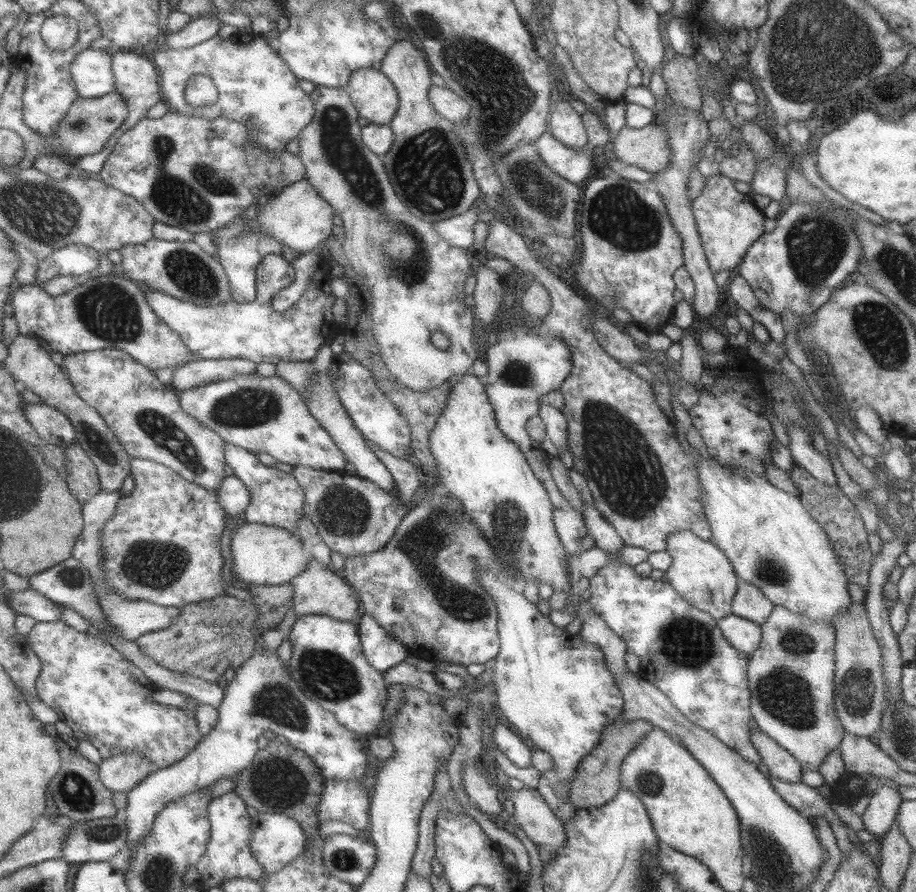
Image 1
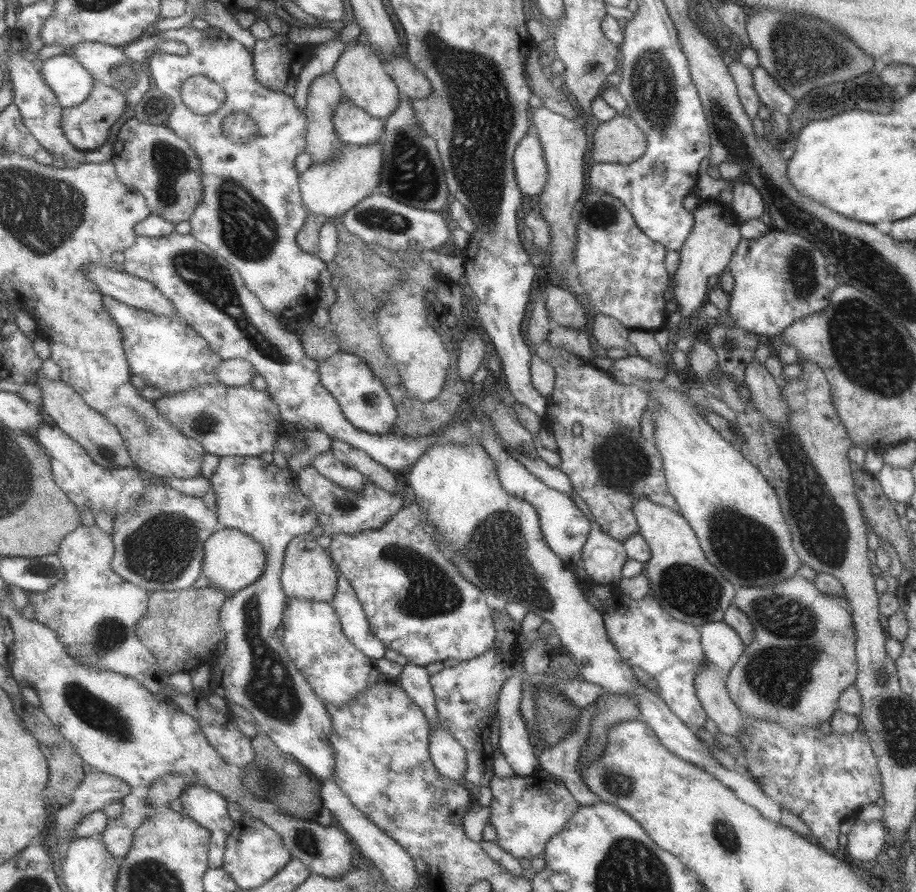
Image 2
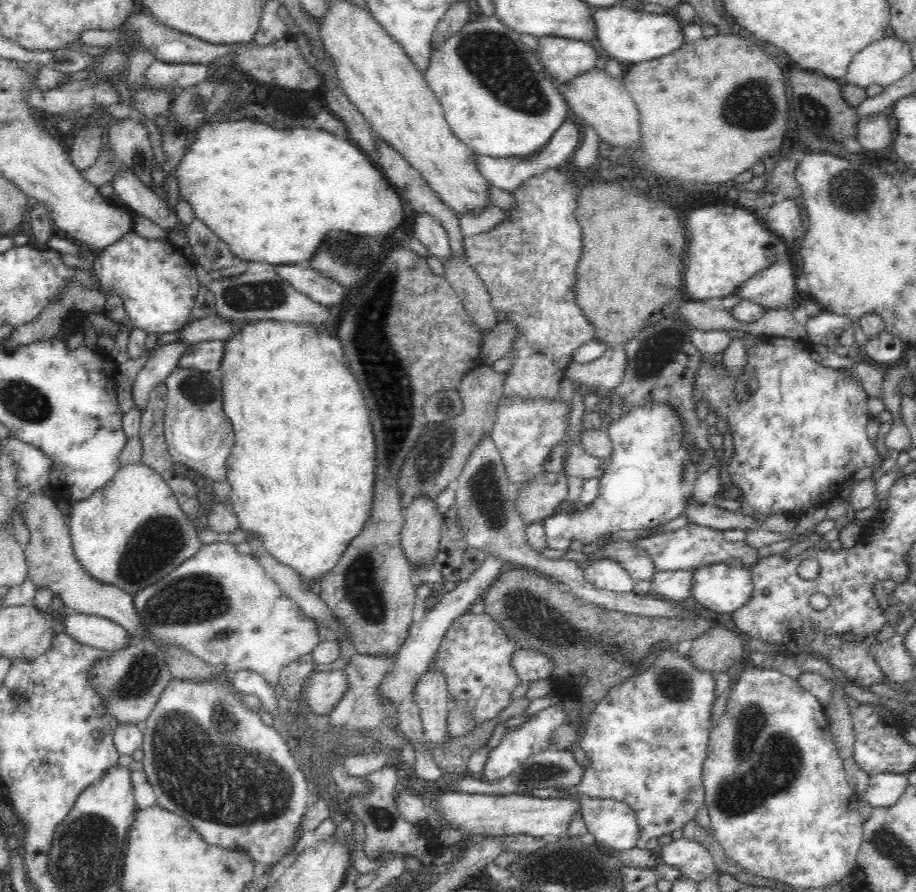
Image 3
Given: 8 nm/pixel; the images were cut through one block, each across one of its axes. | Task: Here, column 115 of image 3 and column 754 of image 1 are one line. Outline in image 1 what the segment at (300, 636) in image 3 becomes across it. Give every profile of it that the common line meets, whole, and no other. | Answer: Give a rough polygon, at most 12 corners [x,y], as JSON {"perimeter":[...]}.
{"perimeter":[[775,605],[746,670],[759,732],[815,772],[845,734],[834,628]]}

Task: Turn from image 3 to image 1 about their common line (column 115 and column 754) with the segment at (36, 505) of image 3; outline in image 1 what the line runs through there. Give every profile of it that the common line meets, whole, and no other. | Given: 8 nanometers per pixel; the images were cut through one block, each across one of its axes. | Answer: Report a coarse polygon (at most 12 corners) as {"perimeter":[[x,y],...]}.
{"perimeter":[[739,580],[731,613],[761,626],[773,605]]}

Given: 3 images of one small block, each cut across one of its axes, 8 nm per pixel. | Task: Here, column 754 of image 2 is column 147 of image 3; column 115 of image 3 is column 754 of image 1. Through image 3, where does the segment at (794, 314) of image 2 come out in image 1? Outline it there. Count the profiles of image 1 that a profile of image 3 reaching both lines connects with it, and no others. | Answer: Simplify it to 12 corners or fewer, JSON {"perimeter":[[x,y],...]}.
{"perimeter":[[784,203],[733,274],[811,314],[856,274],[844,208]]}

